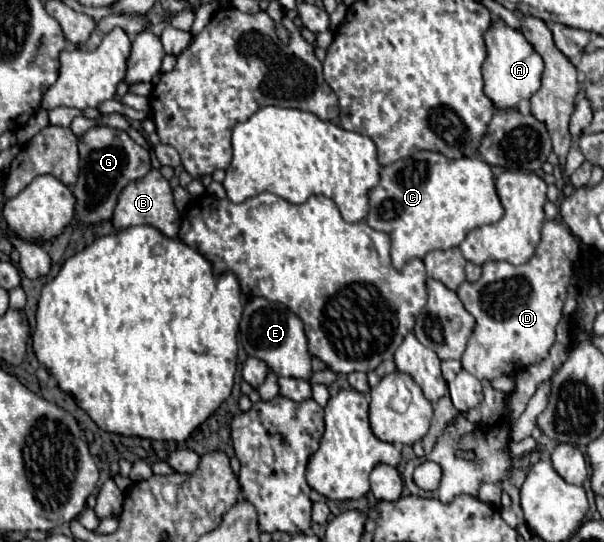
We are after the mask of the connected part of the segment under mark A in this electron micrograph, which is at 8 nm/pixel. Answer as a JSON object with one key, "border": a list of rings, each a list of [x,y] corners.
{"border":[[[502,18],[492,20],[490,28],[484,32],[484,44],[488,52],[482,66],[486,96],[496,108],[516,108],[520,98],[530,98],[538,90],[544,62],[526,36],[520,30],[510,28]]]}

